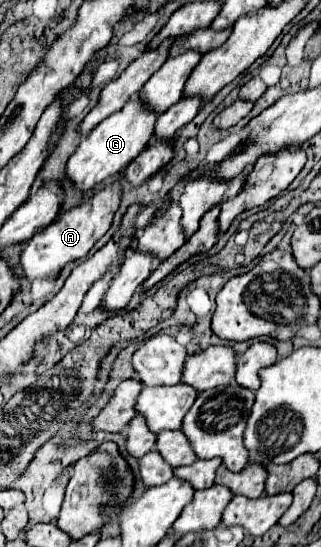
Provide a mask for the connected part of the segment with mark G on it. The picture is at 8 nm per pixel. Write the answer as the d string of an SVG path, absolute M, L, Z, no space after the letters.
M139 96L131 98L123 110L119 110L117 114L111 114L109 118L105 118L97 128L93 128L77 146L77 150L73 152L73 156L67 162L67 178L73 182L75 190L79 192L89 192L93 190L101 180L121 172L131 160L137 158L137 154L141 154L153 134L153 124L155 124L157 114L149 108L145 108L139 102Z

